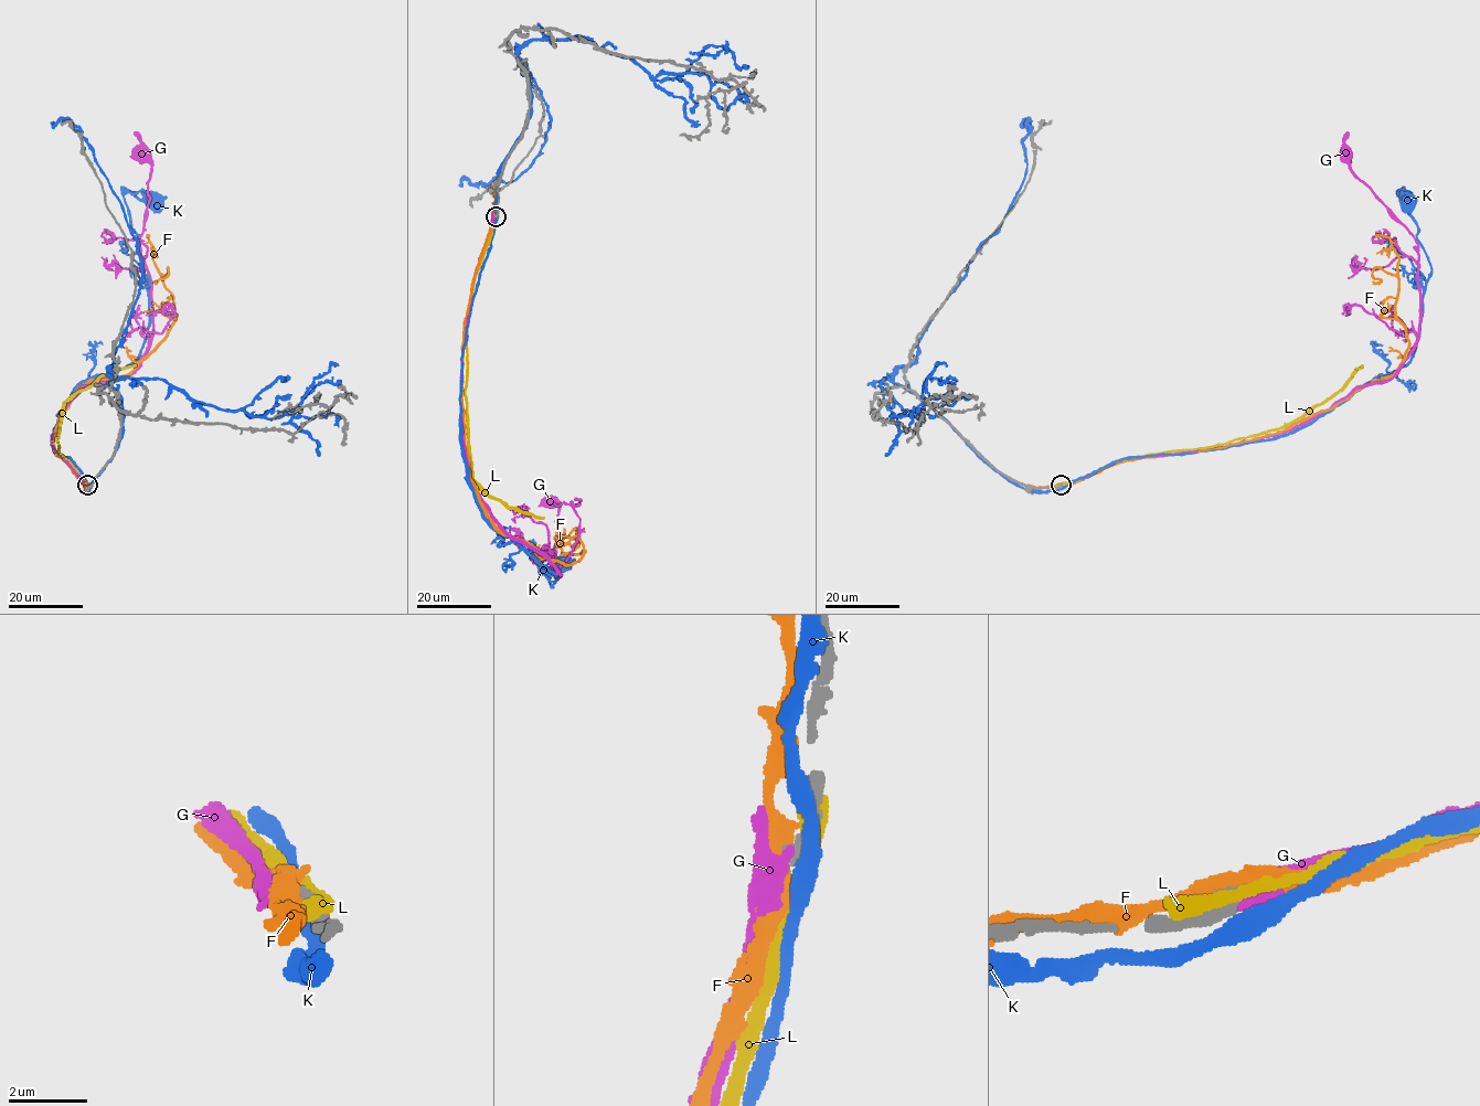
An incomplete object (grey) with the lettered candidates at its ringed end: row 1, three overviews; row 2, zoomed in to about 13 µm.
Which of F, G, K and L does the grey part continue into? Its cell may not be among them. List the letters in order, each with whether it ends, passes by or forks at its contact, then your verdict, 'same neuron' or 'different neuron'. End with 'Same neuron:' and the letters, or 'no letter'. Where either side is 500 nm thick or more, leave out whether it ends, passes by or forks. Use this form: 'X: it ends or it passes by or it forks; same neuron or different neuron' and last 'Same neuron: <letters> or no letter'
F: different neuron
G: it passes by; different neuron
K: different neuron
L: different neuron
Same neuron: no letter

